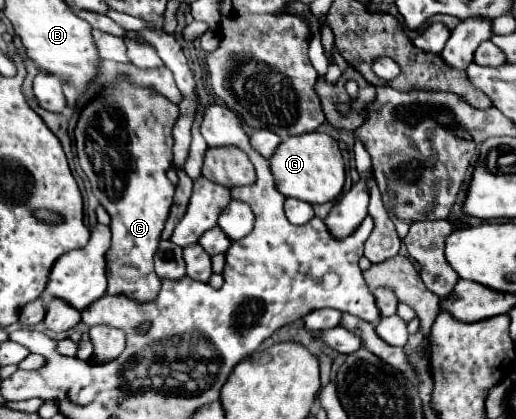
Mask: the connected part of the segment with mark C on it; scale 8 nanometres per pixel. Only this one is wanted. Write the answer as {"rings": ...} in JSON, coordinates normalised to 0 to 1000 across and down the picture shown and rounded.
{"rings":[[[234,193],[227,212],[211,208],[192,236],[176,241],[153,279],[145,303],[145,356],[153,389],[172,422],[180,446],[180,465],[215,513],[215,589],[207,599],[207,704],[242,704],[266,723],[293,723],[304,714],[312,690],[312,666],[297,647],[297,609],[312,575],[312,551],[328,513],[328,494],[335,484],[335,437],[324,427],[320,408],[335,389],[335,322],[331,303],[343,284],[343,251],[324,241],[316,227],[297,222],[277,208],[250,203]]]}

